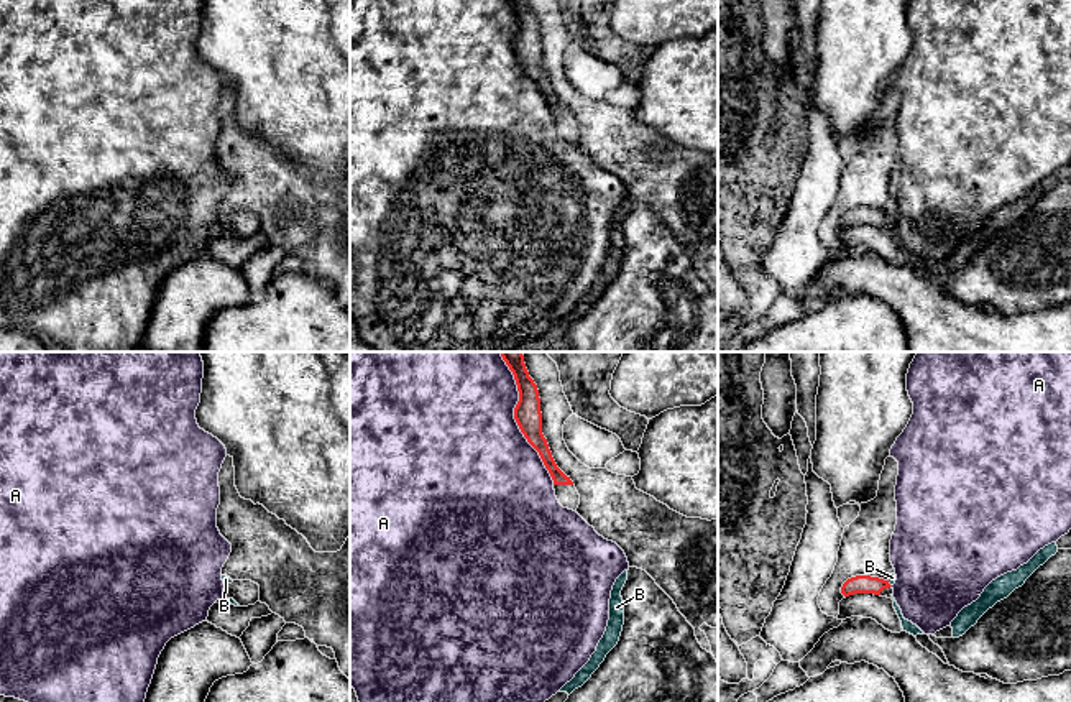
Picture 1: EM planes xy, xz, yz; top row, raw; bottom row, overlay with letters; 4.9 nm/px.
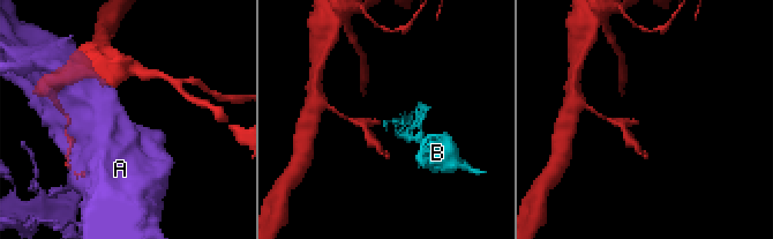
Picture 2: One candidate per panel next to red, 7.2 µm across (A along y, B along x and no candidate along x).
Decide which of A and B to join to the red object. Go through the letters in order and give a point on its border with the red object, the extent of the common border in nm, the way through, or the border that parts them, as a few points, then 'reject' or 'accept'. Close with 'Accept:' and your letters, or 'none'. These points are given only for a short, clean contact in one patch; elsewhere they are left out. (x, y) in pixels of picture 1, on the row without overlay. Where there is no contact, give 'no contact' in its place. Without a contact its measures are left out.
A: meets red in xz at (518, 56); contact 600 nm long; reject
B: meets red in yz at (889, 216); contact 40 nm long; border along yz (887, 212), (891, 217); reject
Accept: none

